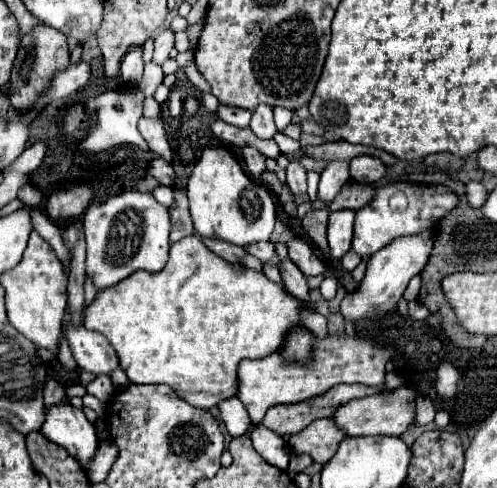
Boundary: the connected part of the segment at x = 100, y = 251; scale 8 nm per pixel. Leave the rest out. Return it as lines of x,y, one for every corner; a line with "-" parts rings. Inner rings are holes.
131,187
103,203
91,203
83,215
83,225
87,239
85,273
95,289
113,287
135,271
157,273
165,267
171,229
169,211
151,193
141,193

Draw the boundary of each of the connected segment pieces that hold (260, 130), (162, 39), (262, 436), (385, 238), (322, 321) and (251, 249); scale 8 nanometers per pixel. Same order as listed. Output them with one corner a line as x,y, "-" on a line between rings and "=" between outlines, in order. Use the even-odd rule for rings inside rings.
257,105
257,109
253,111
253,119
251,125
253,133
261,139
273,139
273,135
277,133
275,121
273,121
273,109
269,105
=
169,29
161,31
161,33
155,37
155,53
153,53
153,59
161,65
161,63
169,57
173,45
175,45
175,33
169,31
=
259,425
251,431
251,441
253,441
253,447
255,451
265,457
265,461
269,465
275,465
277,469
285,471
287,465
289,465
289,459
291,459
291,449
289,445
283,441
283,437
279,437
277,433
269,431
267,427
=
397,183
375,187
375,195
369,205
355,211
355,233
353,233
353,251
361,257
373,255
385,247
391,239
413,235
419,231
429,231
443,219
449,211
457,207
459,199
445,185
419,185
419,183
=
304,309
301,311
301,319
303,324
318,337
326,337
327,319
325,316
313,310
=
259,241
259,243
253,243
253,245
243,247
243,249
247,253
251,253
251,255
255,255
263,263
267,263
267,261
271,261
275,257
275,249
273,249
273,245
269,241

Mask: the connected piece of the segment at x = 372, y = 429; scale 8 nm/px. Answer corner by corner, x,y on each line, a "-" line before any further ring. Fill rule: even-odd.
401,385
387,393
377,393
371,397
361,397
357,401
349,401
343,409
337,409
333,415
339,429
343,429
349,437
361,435
403,435
415,423
415,389
409,385

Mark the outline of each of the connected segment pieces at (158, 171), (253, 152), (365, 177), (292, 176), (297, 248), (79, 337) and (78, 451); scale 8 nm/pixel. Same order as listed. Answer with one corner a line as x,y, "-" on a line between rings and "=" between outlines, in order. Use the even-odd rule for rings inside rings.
157,157
153,159
151,167
149,167
149,175
153,175
161,185
165,187
173,187
175,183
175,171
173,171
173,165
171,161
163,159
163,157
=
245,147
243,149
243,159
245,159
245,165
247,165
247,169
253,177
259,177
265,171
265,155
261,155
257,149
=
361,155
351,159
351,177
359,183
377,183
385,175
385,165
377,157
=
291,161
287,165
287,185
295,197
307,195
307,171
301,167
299,161
=
299,237
291,239
287,243
289,247
289,259
303,271
305,277
311,277
311,275
321,275
325,273
325,263
313,253
313,249
=
65,323
65,339
77,361
77,365
93,375
109,375
119,363
113,347
103,339
101,333
89,331
81,325
=
69,403
47,409
47,419
41,433
49,437
49,441
61,445
85,471
89,471
89,463
95,457
99,439
95,425
81,409

